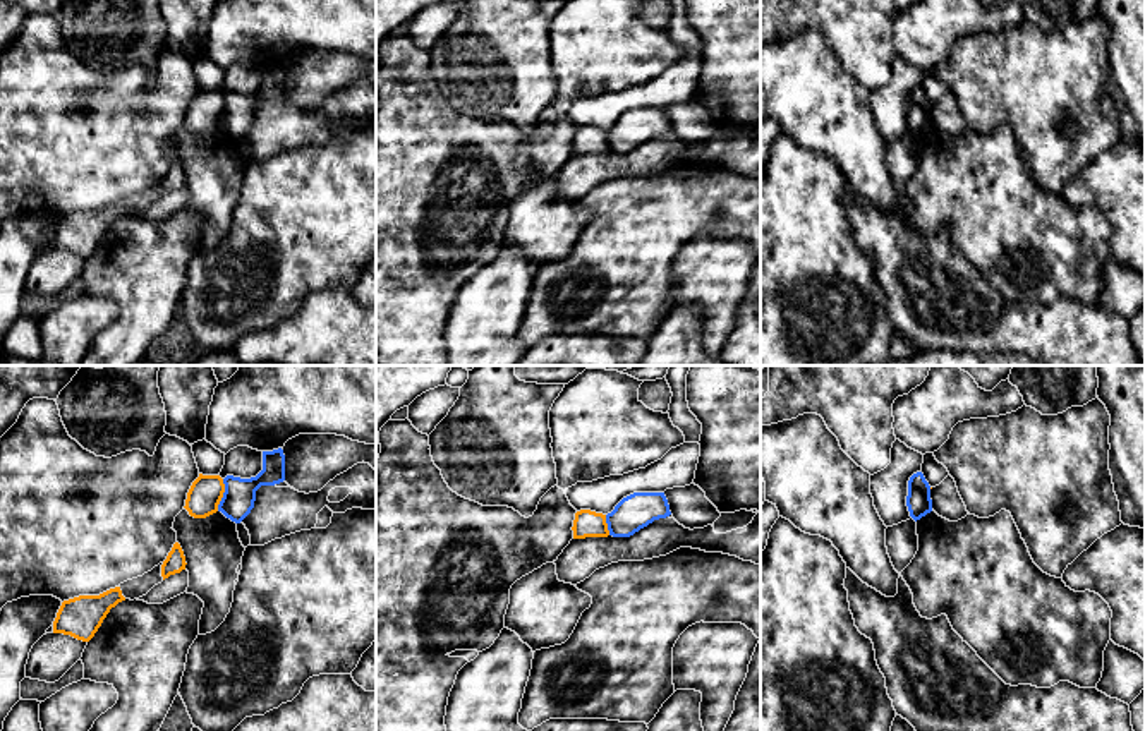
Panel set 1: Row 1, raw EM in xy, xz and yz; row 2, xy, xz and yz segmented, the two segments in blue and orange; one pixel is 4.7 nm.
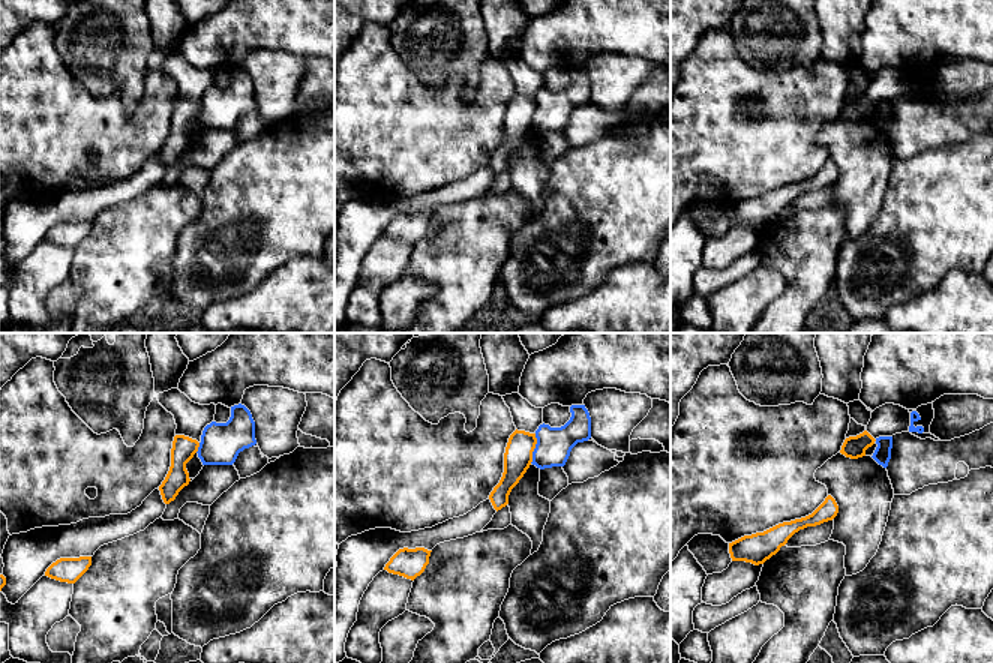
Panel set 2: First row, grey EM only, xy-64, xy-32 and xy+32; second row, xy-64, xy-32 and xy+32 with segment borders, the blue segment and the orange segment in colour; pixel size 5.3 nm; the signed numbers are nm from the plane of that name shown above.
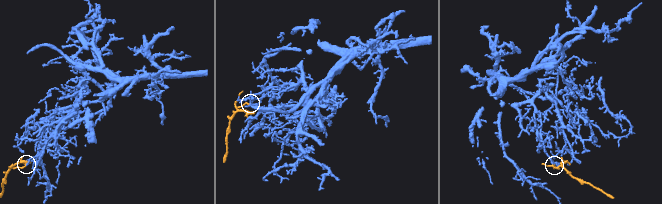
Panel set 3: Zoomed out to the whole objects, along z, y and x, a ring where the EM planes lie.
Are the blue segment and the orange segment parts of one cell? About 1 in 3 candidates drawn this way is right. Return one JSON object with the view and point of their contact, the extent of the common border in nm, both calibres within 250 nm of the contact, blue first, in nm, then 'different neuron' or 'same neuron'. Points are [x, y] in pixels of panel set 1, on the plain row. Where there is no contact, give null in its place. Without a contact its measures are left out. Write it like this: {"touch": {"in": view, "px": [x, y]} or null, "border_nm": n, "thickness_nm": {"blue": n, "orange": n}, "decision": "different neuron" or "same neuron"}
{"touch": {"in": "xy", "px": [224, 110]}, "border_nm": 160, "thickness_nm": {"blue": 150, "orange": 160}, "decision": "different neuron"}

